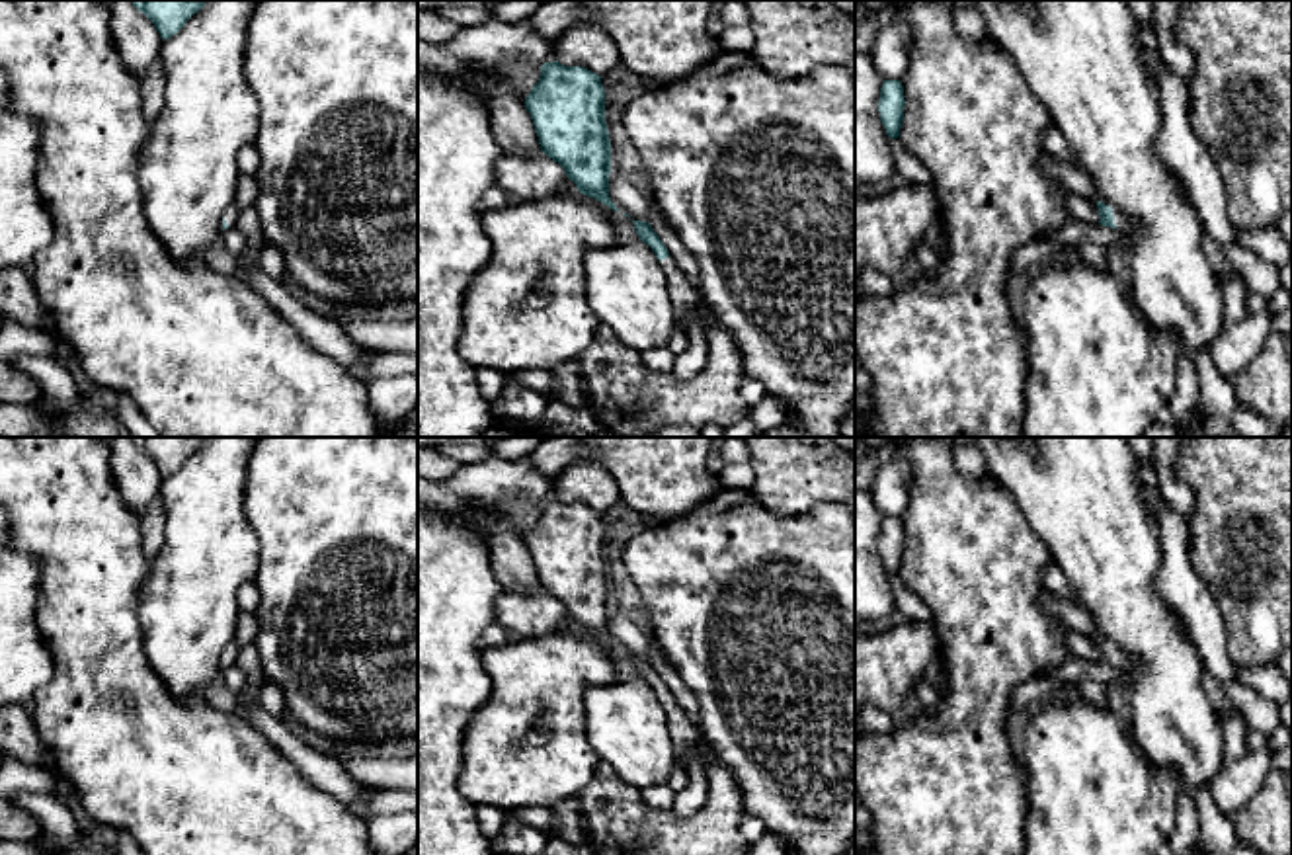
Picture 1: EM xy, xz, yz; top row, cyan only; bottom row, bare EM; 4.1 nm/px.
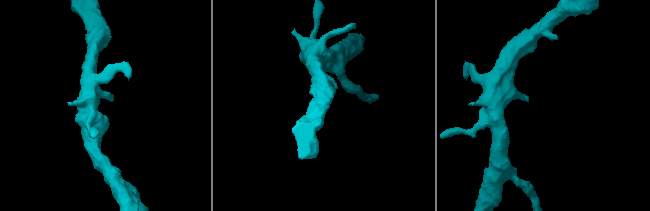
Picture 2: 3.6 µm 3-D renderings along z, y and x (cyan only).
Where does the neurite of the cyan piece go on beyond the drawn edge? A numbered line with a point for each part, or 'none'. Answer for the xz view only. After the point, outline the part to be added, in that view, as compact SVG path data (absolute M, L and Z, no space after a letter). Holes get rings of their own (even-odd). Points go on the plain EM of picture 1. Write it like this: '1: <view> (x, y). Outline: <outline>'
1: xz (684, 732). Outline: M671 695L660 699L667 714L667 730L673 742L675 761L689 767L689 752L699 742L699 728L685 716Z

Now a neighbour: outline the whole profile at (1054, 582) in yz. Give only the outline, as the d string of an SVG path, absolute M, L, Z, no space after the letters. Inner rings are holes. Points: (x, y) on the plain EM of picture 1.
M1050 562L1044 568L1044 590L1048 593L1060 595L1077 605L1077 597L1070 586L1070 582L1066 580L1064 572L1056 566L1056 562Z

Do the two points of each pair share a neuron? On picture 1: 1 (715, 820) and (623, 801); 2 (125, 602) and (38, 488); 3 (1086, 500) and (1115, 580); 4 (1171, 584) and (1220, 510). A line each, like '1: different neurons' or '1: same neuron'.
1: same neuron
2: same neuron
3: same neuron
4: different neurons

